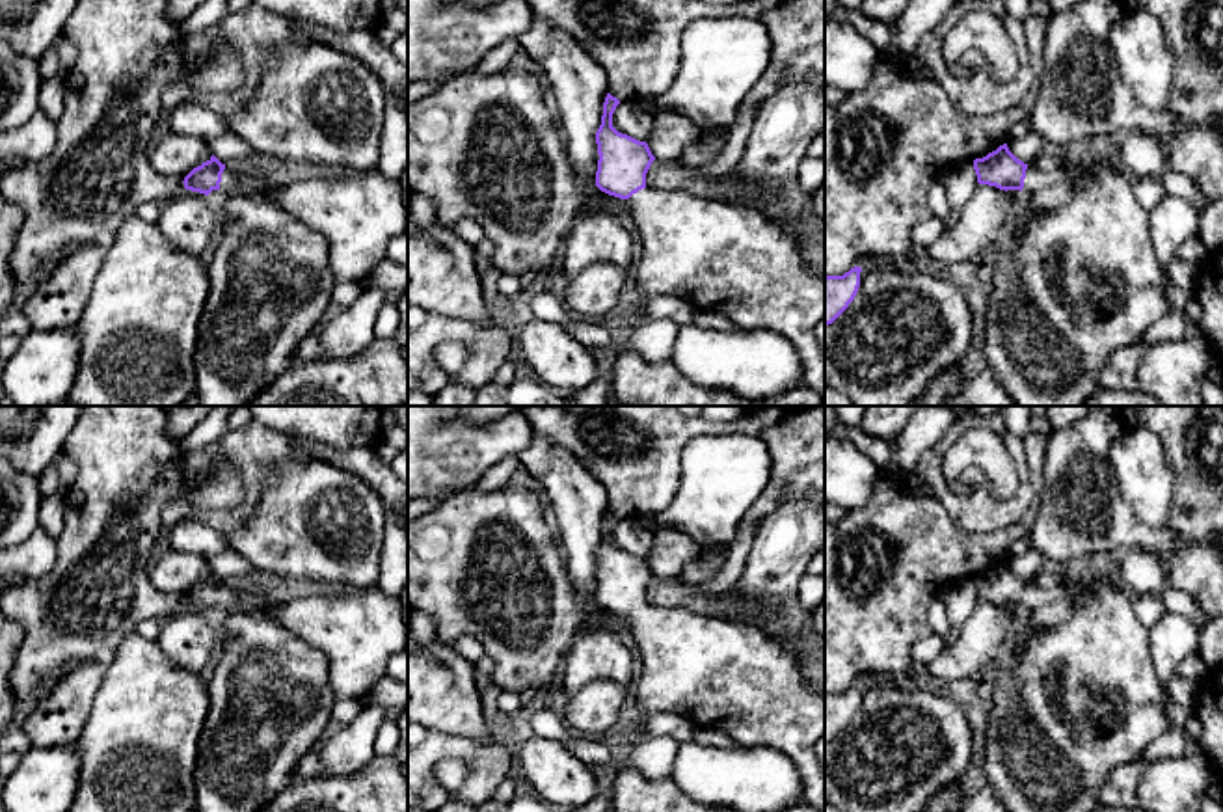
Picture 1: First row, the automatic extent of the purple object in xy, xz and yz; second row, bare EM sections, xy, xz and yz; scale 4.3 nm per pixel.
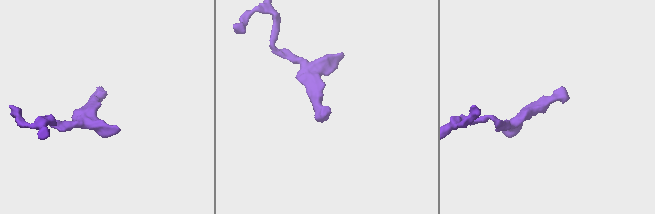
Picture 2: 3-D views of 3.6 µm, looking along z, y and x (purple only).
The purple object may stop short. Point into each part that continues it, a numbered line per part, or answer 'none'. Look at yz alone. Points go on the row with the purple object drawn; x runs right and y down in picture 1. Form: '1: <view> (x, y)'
1: yz (1045, 341)

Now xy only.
1: xy (270, 284)

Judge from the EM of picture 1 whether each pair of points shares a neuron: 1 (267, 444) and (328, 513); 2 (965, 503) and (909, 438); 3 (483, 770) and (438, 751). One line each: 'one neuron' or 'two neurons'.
1: two neurons
2: two neurons
3: one neuron

